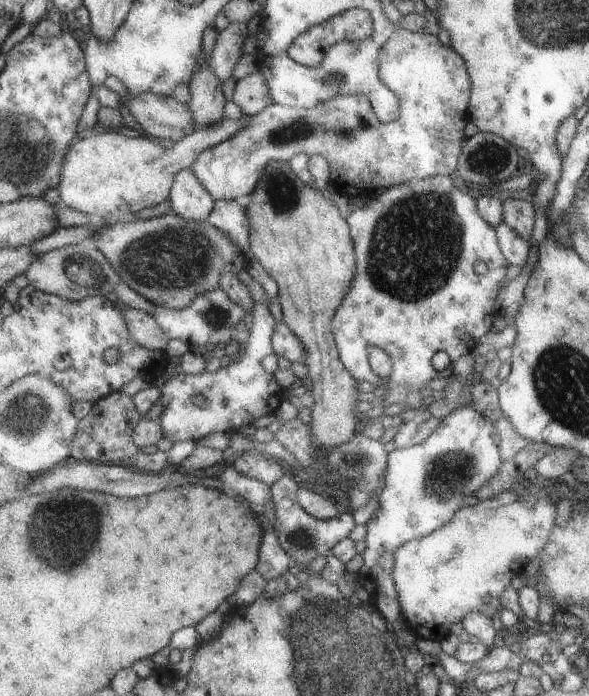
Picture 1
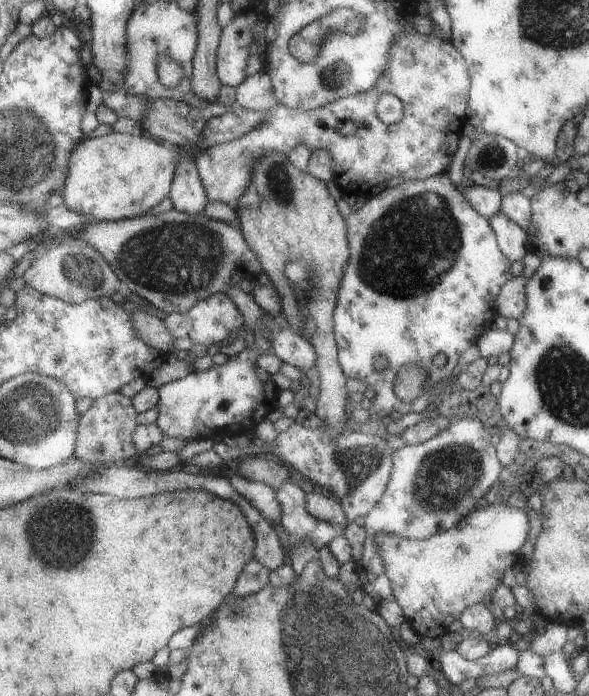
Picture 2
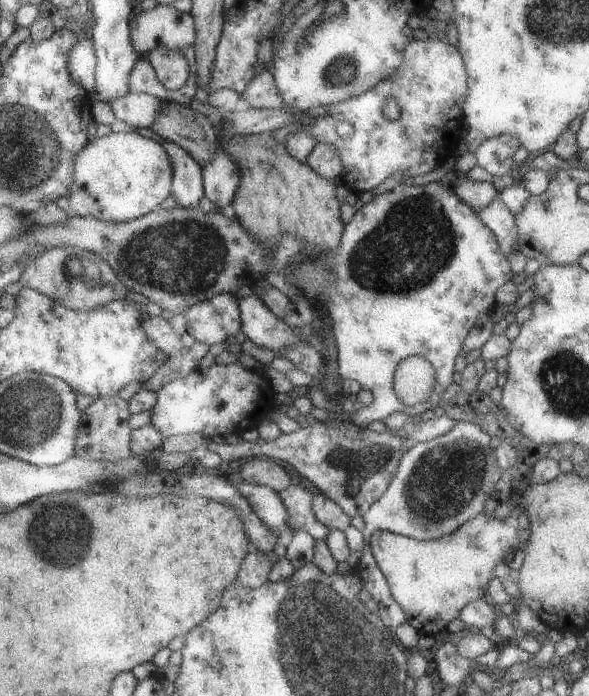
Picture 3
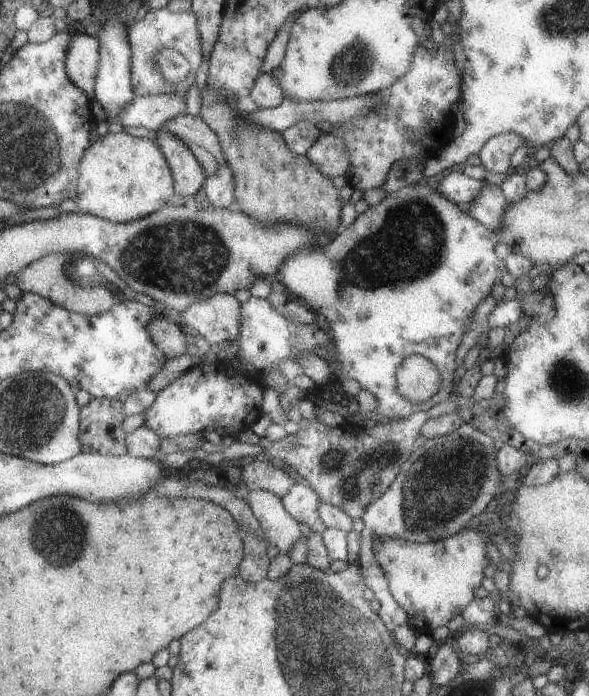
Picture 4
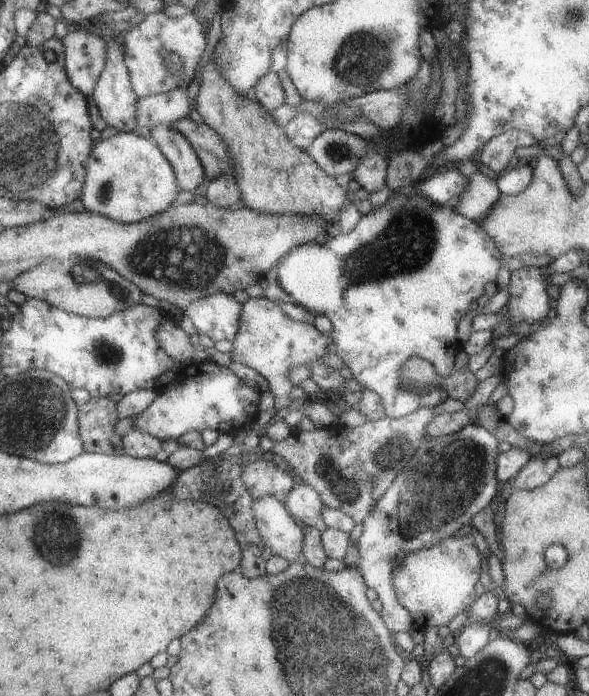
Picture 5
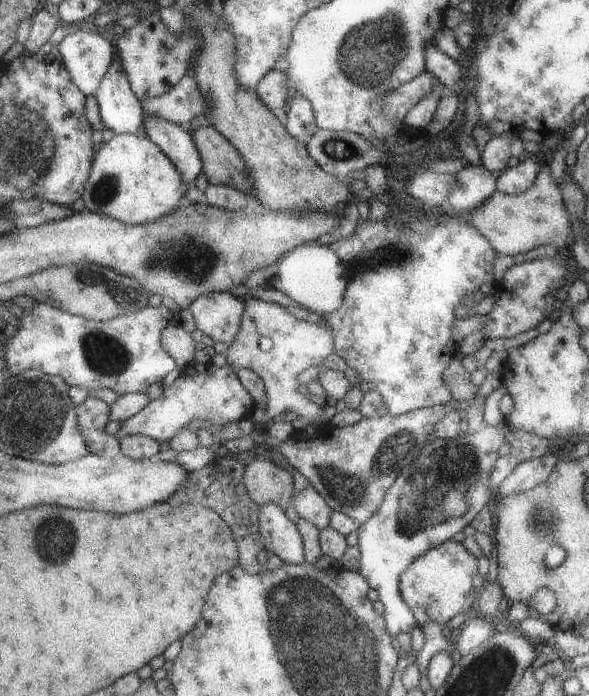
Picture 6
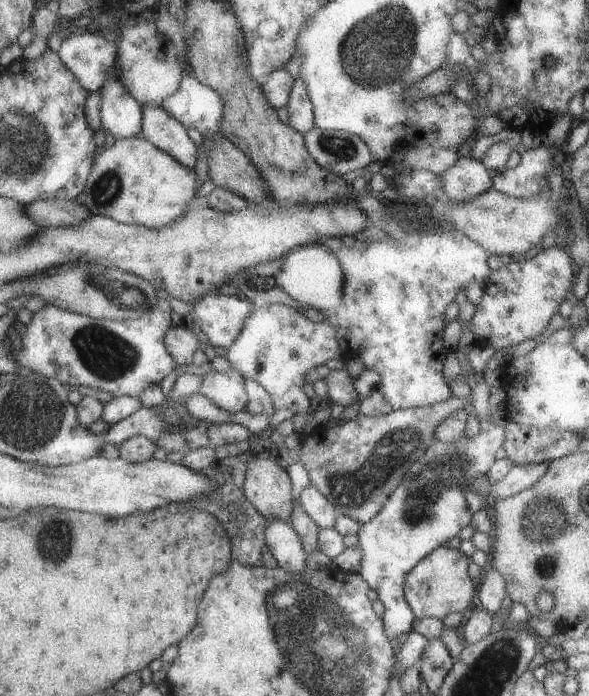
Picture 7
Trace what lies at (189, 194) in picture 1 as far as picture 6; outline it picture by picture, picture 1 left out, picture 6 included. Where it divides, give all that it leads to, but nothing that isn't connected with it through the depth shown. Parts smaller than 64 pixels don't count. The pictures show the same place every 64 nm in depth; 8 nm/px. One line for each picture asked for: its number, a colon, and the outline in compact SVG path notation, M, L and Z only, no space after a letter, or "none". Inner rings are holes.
2: M183 162L177 170L177 178L173 184L173 192L169 196L175 210L199 216L205 214L211 198L205 190L205 182L201 180L201 174L197 170L195 162Z
3: M165 142L163 144L171 158L175 168L175 180L173 180L173 198L179 208L199 208L201 200L205 198L205 174L203 166L189 154L183 146Z
4: M157 132L157 134L161 152L165 152L165 158L173 168L175 194L181 196L185 204L195 204L201 190L205 190L205 176L207 176L205 168L181 140L177 140L167 132Z
5: M157 126L151 138L169 160L175 176L179 192L195 192L205 180L205 164L201 164L197 152L189 144L189 138L175 132L171 126Z
6: M151 118L145 122L143 130L147 132L147 138L151 138L151 142L161 148L161 152L165 152L177 172L181 172L181 178L187 186L195 184L195 180L205 174L201 152L193 142L193 134L189 134L185 128Z

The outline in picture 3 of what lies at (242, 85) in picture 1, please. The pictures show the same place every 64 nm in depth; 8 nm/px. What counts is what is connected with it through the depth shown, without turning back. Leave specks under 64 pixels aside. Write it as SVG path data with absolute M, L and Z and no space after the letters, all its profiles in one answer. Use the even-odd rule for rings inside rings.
M271 72L257 74L249 84L249 88L241 94L241 98L251 108L259 108L259 110L283 110L287 106L285 100L281 98L275 76Z

